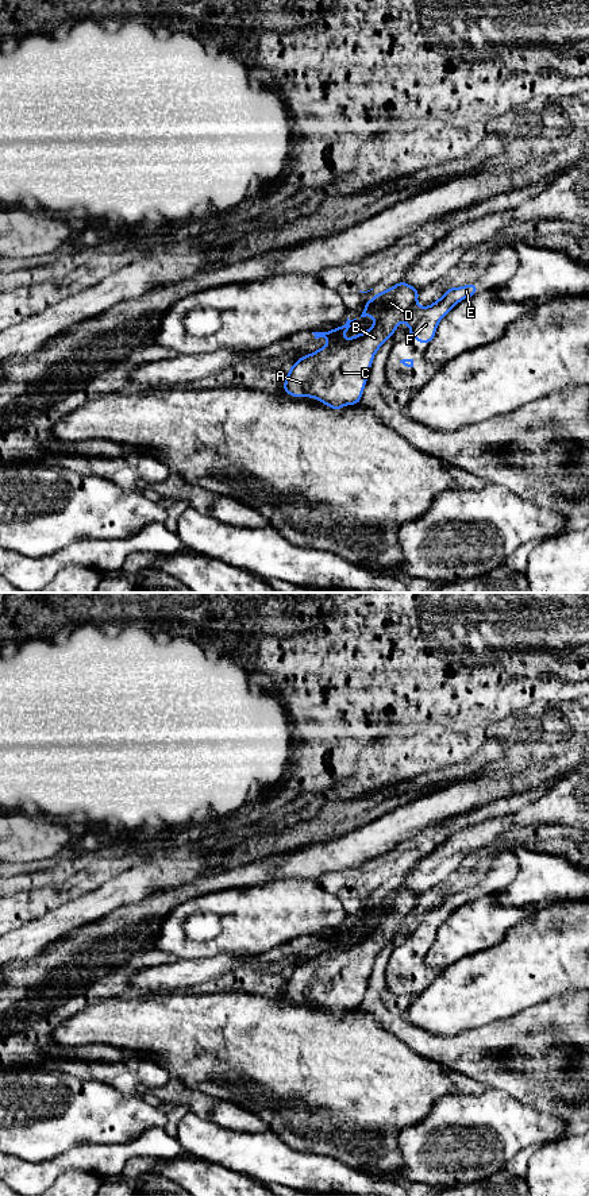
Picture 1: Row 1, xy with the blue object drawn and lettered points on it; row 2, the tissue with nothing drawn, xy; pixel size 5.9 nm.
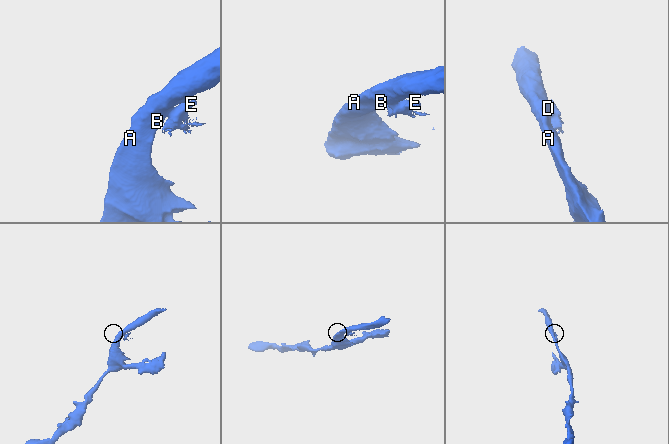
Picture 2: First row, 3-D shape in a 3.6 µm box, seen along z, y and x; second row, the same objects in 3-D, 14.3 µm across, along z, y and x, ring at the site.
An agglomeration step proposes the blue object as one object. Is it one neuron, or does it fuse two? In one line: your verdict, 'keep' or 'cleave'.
cleave

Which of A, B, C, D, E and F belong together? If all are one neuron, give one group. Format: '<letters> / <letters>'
A B C D / E F

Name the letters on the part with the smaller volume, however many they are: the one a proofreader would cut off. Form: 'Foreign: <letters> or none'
Foreign: E, F

